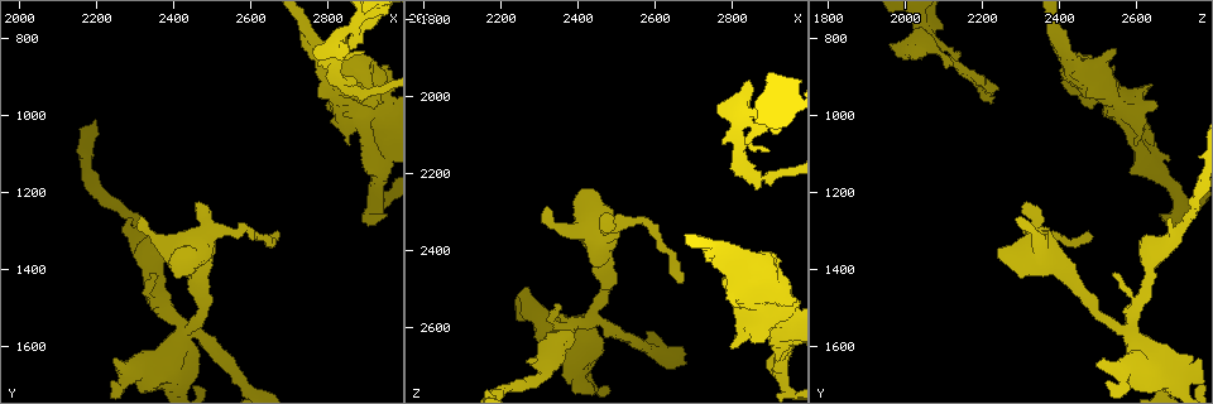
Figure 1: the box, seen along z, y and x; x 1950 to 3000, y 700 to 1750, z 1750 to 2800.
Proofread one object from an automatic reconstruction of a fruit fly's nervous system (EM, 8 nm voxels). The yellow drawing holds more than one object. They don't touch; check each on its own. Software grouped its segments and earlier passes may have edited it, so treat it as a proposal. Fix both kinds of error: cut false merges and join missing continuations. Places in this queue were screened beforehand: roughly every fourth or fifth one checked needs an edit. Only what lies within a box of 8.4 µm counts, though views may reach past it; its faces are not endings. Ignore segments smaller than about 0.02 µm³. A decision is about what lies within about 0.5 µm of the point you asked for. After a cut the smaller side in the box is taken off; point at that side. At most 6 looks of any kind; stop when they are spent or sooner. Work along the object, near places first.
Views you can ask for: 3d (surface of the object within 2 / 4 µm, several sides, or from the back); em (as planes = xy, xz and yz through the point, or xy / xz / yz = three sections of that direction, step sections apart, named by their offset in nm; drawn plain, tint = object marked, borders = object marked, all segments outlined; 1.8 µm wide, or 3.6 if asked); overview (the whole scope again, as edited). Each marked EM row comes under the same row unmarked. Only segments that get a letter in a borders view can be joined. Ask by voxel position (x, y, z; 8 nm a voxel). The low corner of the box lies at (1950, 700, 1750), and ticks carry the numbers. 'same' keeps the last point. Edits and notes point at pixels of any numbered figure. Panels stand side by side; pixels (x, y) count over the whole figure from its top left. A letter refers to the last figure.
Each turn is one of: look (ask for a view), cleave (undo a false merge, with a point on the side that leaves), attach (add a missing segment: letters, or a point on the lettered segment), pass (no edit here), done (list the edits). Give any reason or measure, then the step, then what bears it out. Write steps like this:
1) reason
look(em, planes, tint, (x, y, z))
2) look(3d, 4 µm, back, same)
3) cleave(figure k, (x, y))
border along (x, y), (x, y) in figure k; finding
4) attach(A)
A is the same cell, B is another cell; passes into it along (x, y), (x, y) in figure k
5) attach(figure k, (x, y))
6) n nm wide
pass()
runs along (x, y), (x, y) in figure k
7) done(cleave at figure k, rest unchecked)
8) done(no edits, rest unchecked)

look(em, planes, tint, (2760, 840, 2430))

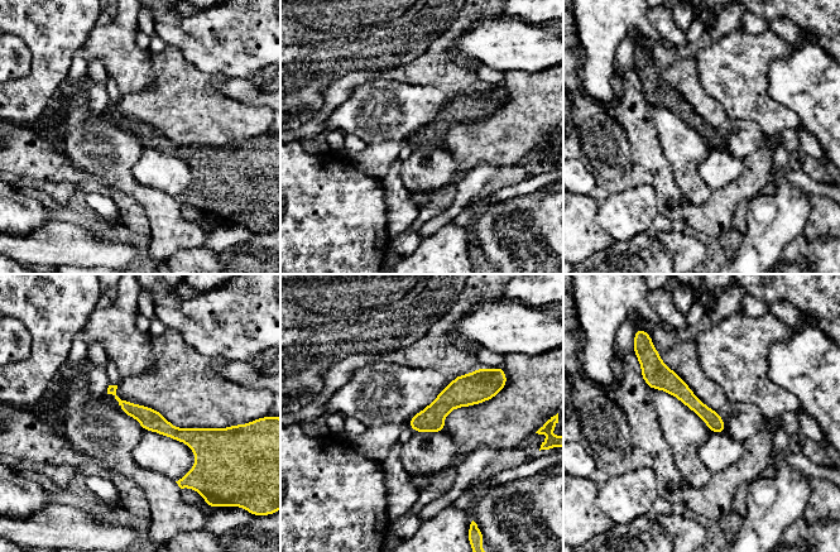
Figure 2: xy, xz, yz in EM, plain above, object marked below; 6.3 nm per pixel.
what lies round it
look(em, planes, borders, same)

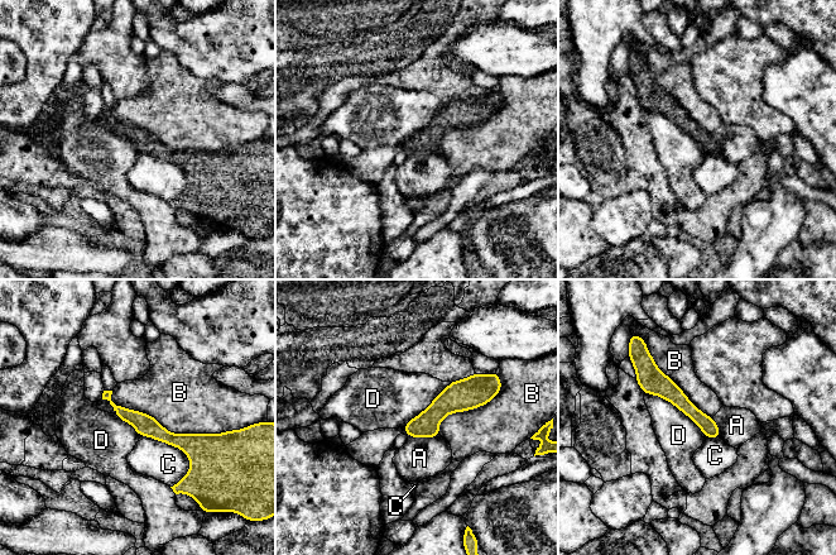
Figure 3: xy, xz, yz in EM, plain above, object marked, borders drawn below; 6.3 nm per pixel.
pass()
A, B, C and D are other cells; all the same neuron

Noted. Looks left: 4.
sharp bend
look(3d, 4 µm, back, (2880, 955, 2210))

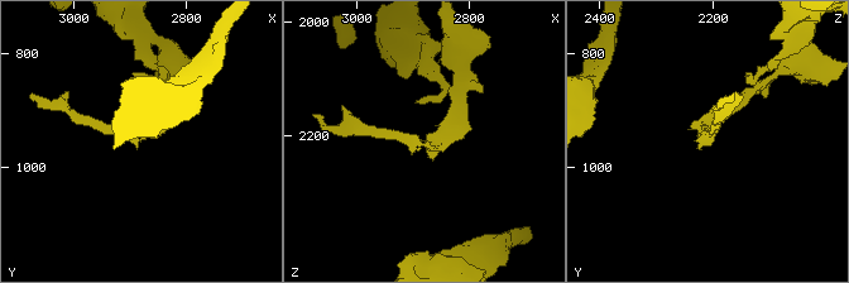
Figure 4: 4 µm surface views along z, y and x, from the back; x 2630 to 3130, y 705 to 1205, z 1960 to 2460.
now the EM
look(em, planes, borders, (2880, 955, 2215))

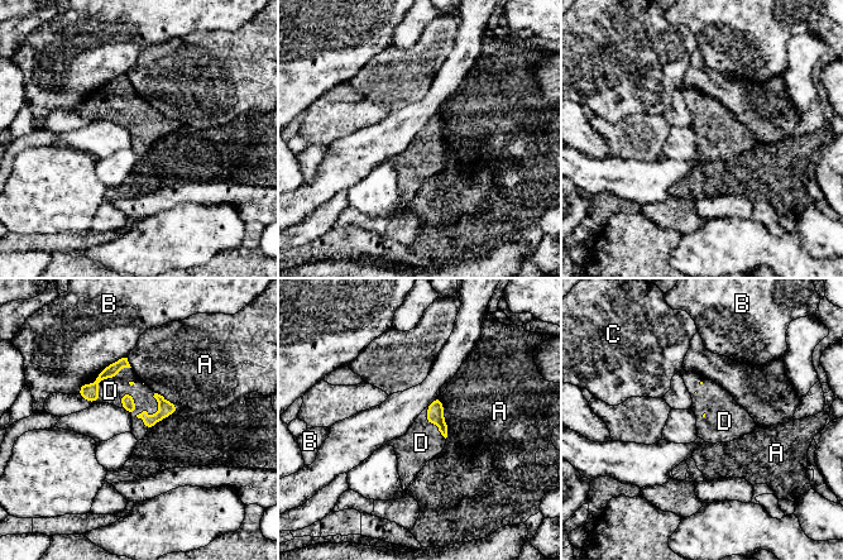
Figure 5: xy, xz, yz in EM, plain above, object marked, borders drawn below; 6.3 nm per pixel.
attach(D)
D is the same cell, A, B and C are other cells; passes into it along (167, 408), (135, 408), (110, 391) in figure 5; the neuron continues

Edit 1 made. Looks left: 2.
done(attach at figure 5, rest unchecked)

